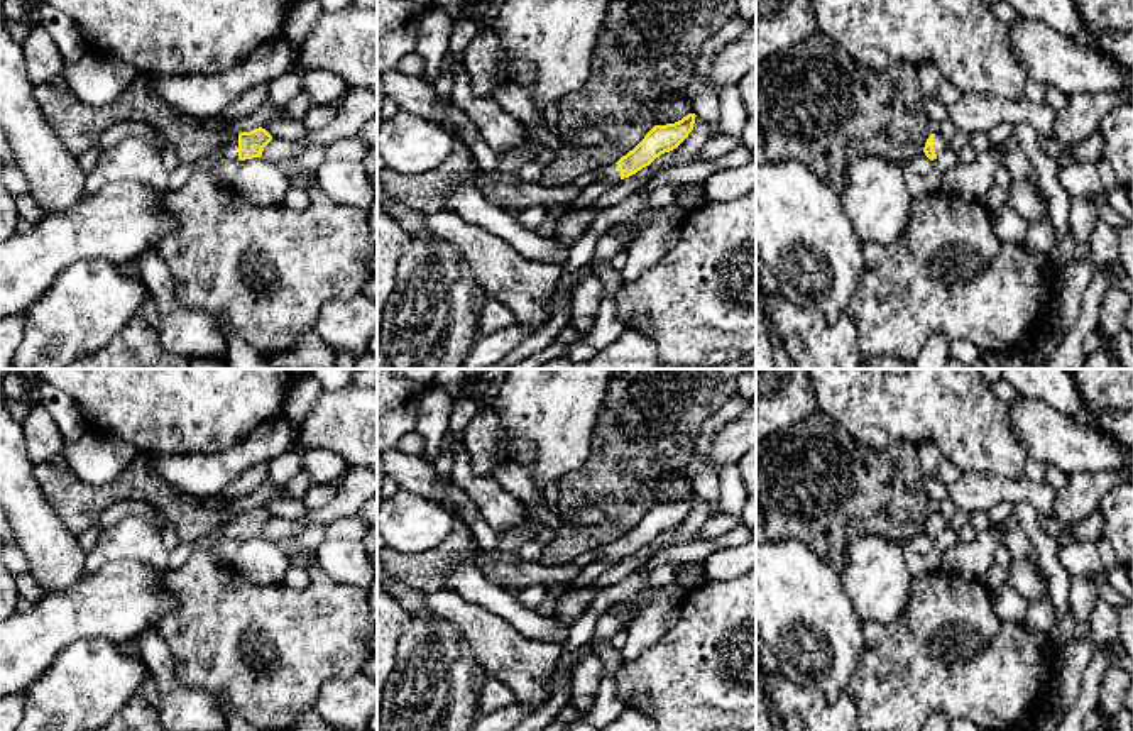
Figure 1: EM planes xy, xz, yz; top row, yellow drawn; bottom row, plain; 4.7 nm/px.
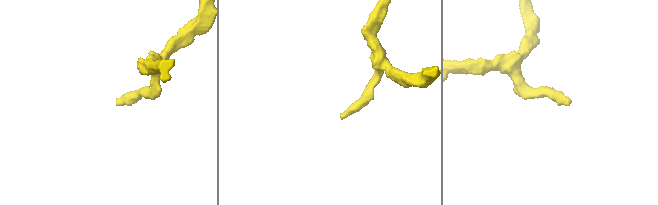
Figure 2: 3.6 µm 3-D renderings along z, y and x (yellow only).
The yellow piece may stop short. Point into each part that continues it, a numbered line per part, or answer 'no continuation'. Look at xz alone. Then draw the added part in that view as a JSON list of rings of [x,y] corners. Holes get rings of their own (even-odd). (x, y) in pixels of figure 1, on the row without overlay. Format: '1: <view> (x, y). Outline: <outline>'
1: xz (611, 552). Outline: [[[616,541],[597,548],[595,553],[597,560],[609,560],[609,562],[621,560],[621,550]]]

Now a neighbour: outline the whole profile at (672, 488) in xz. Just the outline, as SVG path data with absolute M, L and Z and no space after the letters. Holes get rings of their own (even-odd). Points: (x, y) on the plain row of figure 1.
M688 465L654 486L656 504L675 503L688 492L693 492L693 474Z

